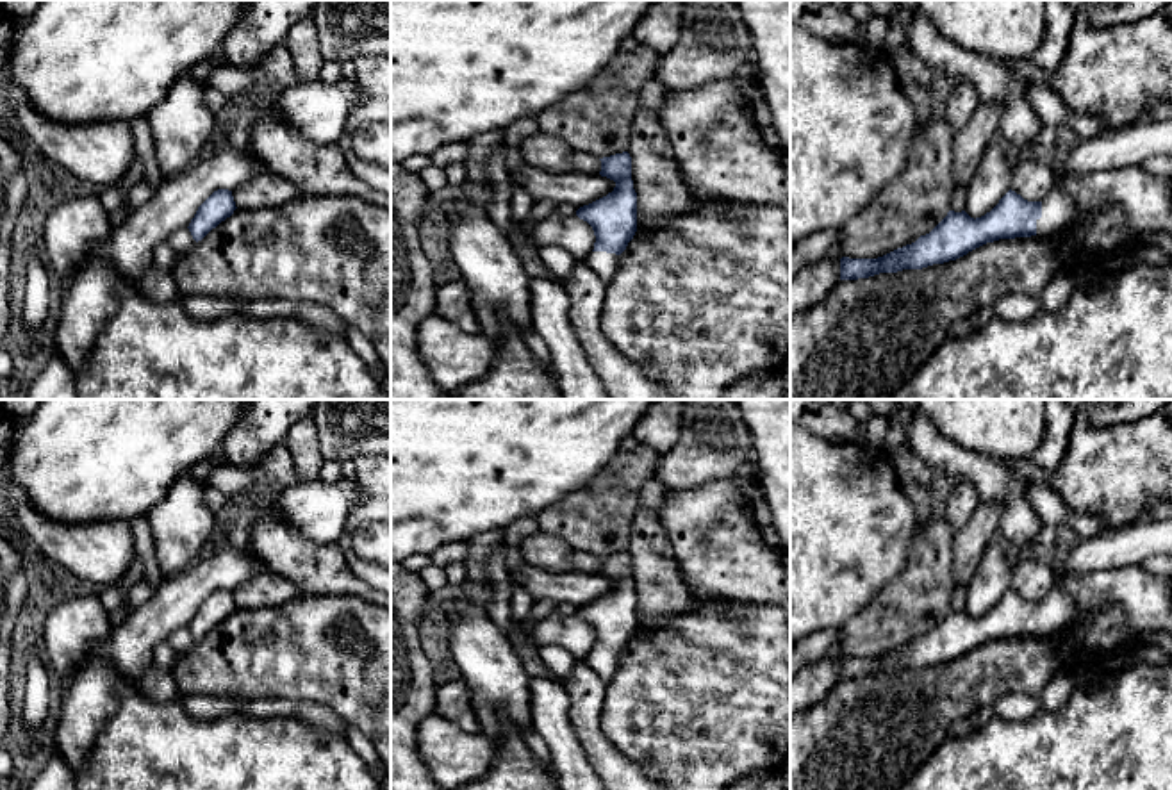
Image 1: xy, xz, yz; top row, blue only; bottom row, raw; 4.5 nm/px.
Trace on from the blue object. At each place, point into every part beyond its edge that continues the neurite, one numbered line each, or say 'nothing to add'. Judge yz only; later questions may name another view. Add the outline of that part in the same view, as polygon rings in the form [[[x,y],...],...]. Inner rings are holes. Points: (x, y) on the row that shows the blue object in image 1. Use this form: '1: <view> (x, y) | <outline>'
1: yz (1056, 209) | [[[1061,178],[1054,180],[1054,185],[1047,198],[1042,202],[1042,218],[1036,219],[1036,235],[1056,235],[1072,219],[1072,200],[1063,189]]]

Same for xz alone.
1: xz (605, 264) | [[[592,251],[587,262],[598,273],[598,276],[607,284],[615,276],[621,259],[615,253]]]

